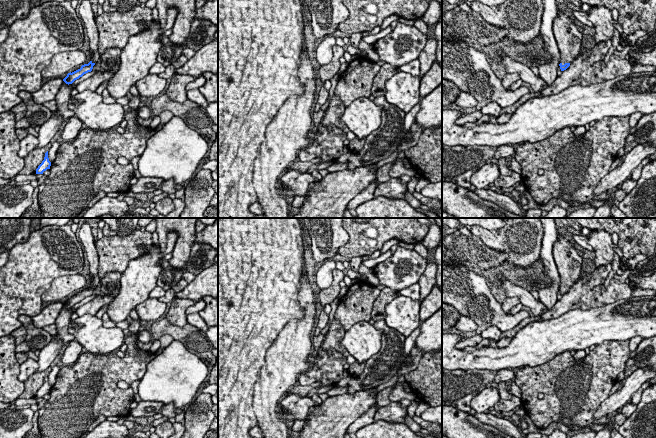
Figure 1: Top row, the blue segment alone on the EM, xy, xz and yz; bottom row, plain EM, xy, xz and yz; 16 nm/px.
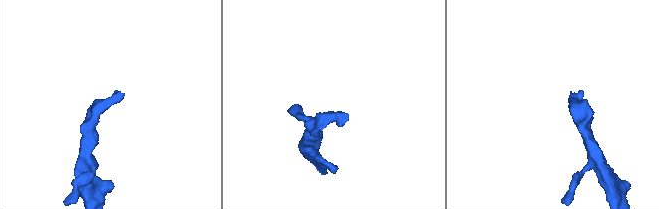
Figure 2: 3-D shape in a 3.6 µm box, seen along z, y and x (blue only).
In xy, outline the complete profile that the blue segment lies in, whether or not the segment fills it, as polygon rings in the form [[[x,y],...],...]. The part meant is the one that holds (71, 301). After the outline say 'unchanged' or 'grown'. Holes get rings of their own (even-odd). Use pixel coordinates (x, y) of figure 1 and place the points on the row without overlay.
[[[88,223],[82,224],[79,230],[79,237],[81,240],[81,245],[83,247],[83,251],[87,254],[87,260],[89,263],[90,269],[90,283],[91,285],[88,288],[84,288],[80,293],[70,296],[63,303],[66,308],[72,308],[75,304],[82,301],[84,298],[91,296],[93,290],[100,283],[100,277],[98,275],[98,267],[99,267],[99,256],[96,250],[94,237],[91,231],[91,227]]]; grown

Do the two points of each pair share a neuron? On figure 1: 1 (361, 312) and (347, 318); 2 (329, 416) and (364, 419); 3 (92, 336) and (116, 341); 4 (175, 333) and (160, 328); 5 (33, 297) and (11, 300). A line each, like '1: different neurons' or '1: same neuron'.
1: same neuron
2: different neurons
3: same neuron
4: same neuron
5: same neuron

